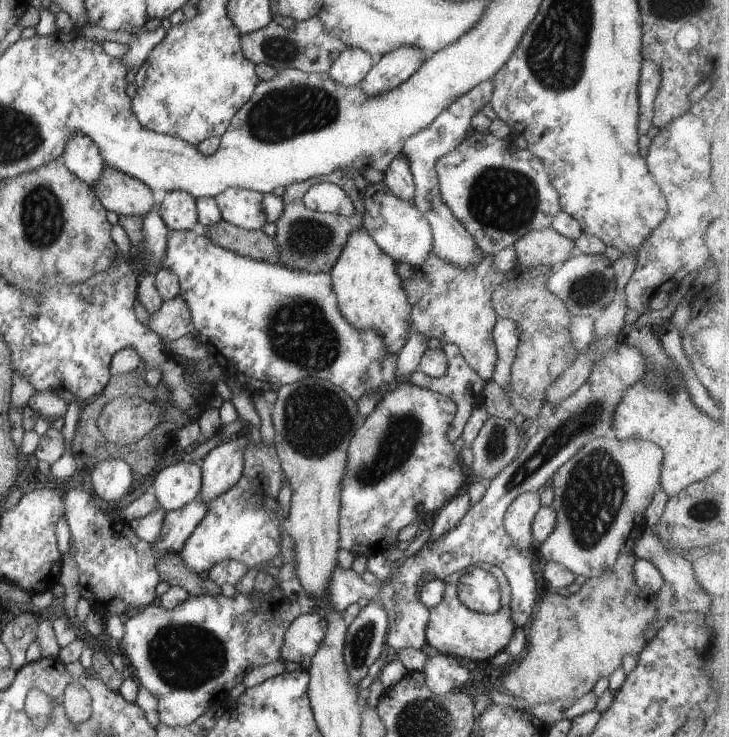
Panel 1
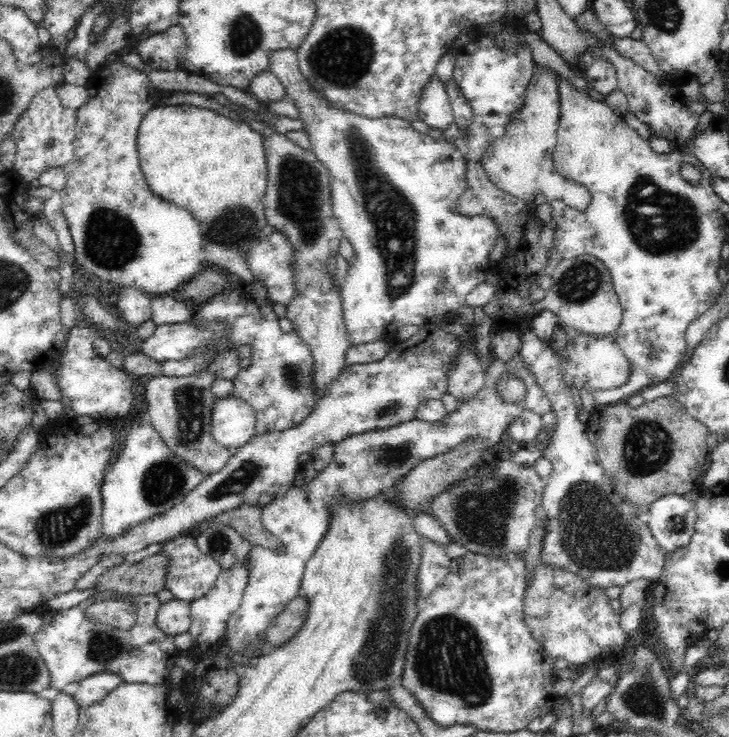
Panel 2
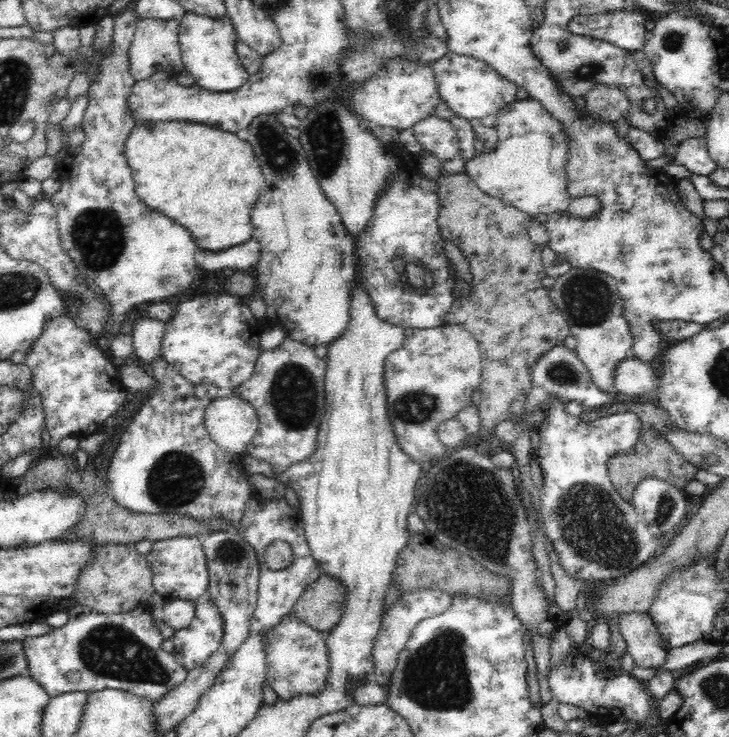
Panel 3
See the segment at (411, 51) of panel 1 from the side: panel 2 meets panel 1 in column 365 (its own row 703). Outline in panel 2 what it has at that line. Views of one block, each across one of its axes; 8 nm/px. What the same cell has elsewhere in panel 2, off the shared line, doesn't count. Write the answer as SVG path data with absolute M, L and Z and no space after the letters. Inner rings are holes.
M99 672L87 677L73 687L74 701L80 708L102 700L125 682L120 675L112 672Z

